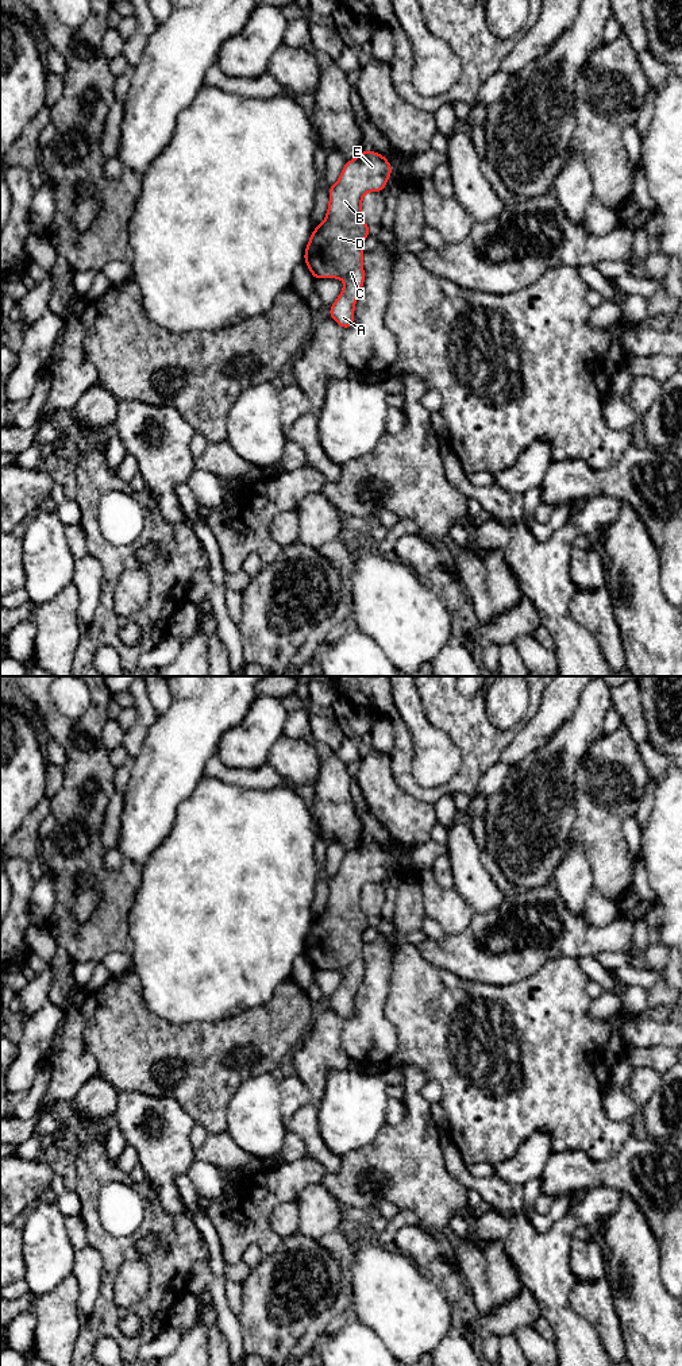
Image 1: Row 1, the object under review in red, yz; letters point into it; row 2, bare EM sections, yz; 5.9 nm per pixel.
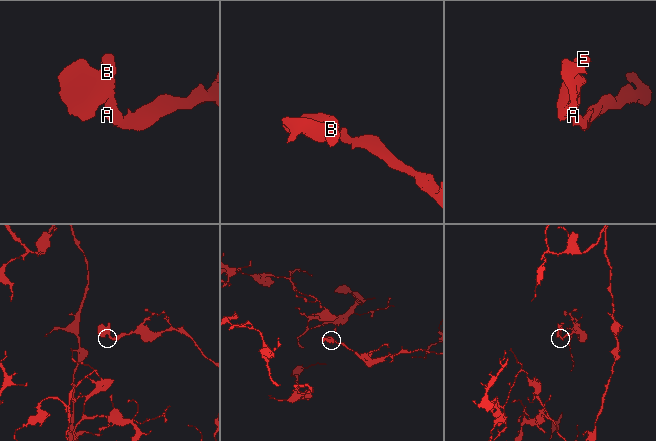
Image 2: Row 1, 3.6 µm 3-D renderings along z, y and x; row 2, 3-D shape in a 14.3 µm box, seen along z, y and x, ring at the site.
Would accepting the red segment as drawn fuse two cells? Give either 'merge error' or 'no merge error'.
no merge error

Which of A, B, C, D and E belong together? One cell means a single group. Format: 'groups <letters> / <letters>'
groups A B C D E

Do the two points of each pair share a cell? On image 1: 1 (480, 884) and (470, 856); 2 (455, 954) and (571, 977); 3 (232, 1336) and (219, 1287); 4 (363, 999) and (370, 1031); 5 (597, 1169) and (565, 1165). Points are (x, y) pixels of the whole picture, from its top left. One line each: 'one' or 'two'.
1: one
2: two
3: one
4: one
5: one

